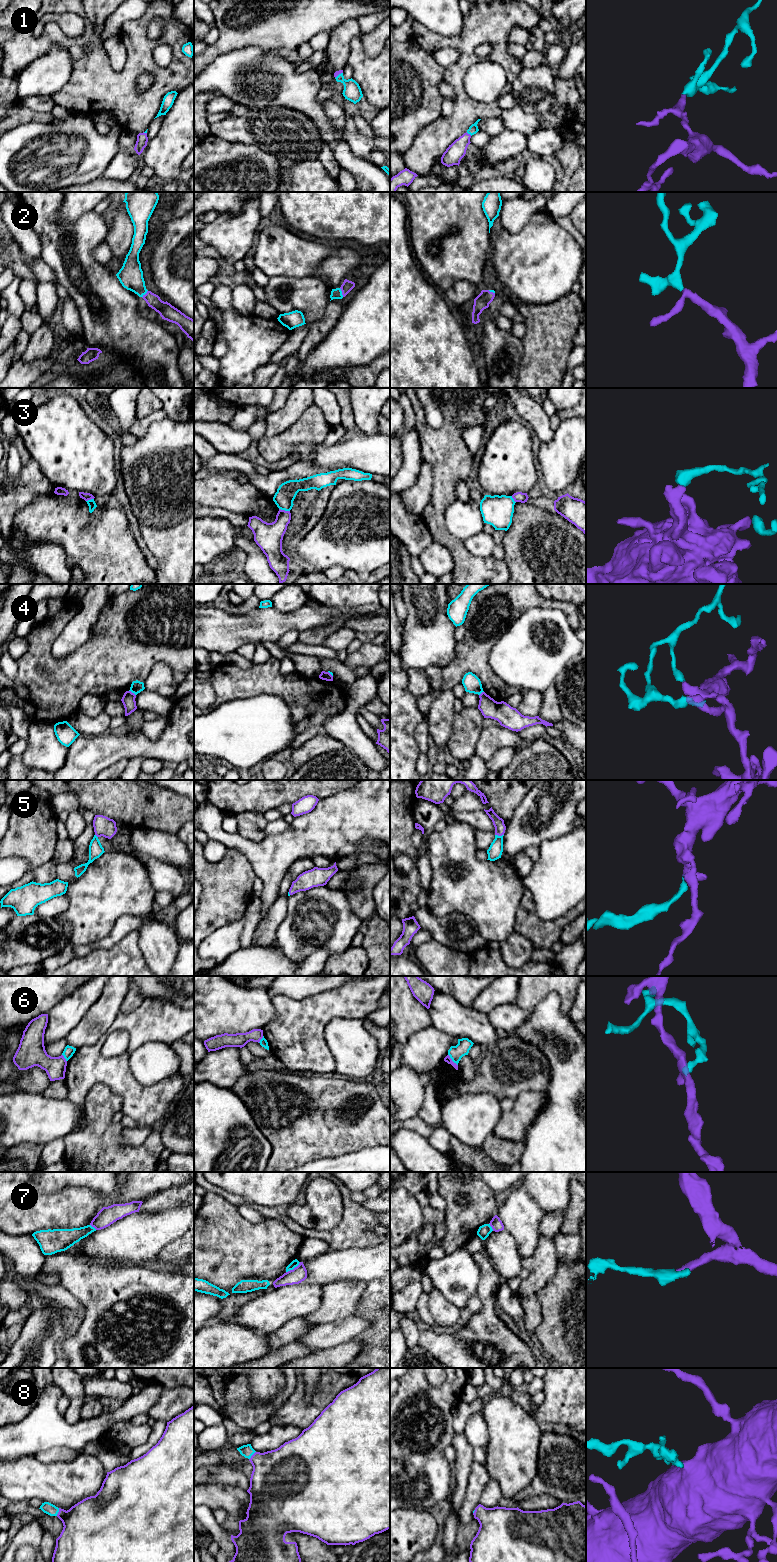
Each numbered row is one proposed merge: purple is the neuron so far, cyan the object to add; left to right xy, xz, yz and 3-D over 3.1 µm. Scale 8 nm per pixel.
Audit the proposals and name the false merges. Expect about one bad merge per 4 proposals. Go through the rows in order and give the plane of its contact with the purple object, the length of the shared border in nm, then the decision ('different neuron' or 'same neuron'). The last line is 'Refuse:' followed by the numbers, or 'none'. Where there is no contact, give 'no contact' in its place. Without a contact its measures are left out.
1: contact in yz; length 50 nm; same neuron
2: contact in xz; length 80 nm; same neuron
3: contact in xz; length 90 nm; different neuron
4: contact in xy; length 70 nm; different neuron
5: contact in yz; length 70 nm; same neuron
6: contact in yz; length 120 nm; different neuron
7: contact in xz; length 150 nm; same neuron
8: contact in xy; length 70 nm; same neuron
Refuse: 3, 4, 6

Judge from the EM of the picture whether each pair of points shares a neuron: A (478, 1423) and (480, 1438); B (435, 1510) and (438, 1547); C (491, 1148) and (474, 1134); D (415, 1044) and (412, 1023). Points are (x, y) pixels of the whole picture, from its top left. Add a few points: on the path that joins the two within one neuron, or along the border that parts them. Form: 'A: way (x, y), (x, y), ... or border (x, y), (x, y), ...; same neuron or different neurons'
A: way (478, 1427), (478, 1434); same neuron
B: way (441, 1519), (439, 1538); same neuron
C: border (492, 1132), (484, 1141), (482, 1147); different neurons
D: border (431, 1024), (415, 1031), (409, 1037), (401, 1052); different neurons

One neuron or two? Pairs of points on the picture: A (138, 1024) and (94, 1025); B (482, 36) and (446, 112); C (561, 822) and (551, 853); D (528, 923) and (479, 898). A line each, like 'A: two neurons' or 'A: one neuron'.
A: two neurons
B: two neurons
C: two neurons
D: two neurons

